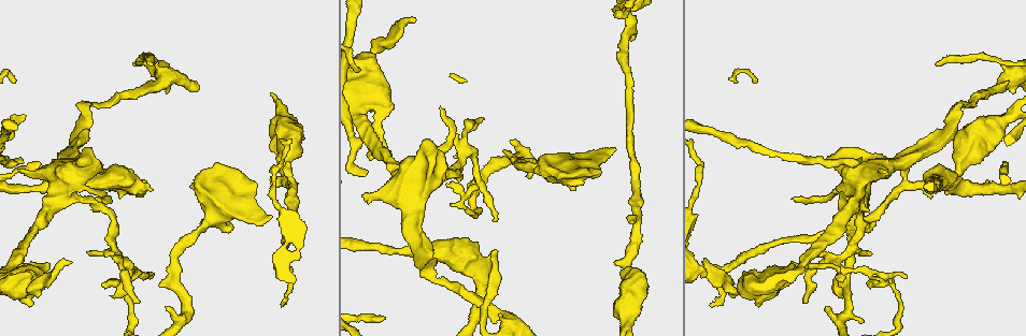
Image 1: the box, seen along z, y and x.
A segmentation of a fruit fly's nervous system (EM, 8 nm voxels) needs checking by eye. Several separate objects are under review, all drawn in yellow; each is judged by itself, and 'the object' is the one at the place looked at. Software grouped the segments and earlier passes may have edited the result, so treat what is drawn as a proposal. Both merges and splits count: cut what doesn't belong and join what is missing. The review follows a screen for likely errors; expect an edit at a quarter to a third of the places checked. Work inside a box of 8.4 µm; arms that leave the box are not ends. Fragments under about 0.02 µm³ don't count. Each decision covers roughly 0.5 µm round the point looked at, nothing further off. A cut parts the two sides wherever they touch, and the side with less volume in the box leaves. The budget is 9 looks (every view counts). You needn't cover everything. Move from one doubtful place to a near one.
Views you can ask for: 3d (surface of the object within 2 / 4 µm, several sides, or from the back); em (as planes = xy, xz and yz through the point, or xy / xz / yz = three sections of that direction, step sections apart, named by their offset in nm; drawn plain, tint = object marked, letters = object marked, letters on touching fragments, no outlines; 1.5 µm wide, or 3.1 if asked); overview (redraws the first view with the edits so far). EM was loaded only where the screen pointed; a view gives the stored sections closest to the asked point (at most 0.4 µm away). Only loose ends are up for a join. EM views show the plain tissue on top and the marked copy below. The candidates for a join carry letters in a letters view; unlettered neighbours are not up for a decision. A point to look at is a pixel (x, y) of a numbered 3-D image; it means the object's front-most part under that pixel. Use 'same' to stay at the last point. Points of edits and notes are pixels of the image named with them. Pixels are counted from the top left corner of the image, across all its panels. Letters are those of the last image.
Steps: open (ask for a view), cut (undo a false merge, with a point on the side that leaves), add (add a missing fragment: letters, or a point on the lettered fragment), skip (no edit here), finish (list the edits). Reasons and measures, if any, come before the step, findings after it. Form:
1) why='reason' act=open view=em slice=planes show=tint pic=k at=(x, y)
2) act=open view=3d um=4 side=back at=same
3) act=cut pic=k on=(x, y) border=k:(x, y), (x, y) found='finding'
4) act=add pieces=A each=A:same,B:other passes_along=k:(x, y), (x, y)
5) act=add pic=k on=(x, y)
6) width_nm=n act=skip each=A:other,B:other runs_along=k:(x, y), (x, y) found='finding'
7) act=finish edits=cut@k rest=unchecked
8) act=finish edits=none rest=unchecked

why='sudden change in width' act=open view=em slice=xy step=8 show=letters pic=1 at=(378, 43)

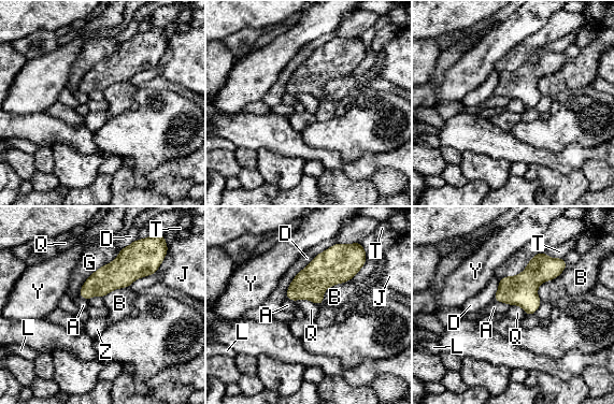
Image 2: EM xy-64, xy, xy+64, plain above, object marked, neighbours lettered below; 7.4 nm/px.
act=skip each=A:other,B:other,D:other,G:other,J:other,L:other,Q:other,T:other,Y:other,Z:other border=2:(568, 264), (538, 287), (541, 301) found='all the same neuron'

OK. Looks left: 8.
why='an open end' act=open view=3d um=4 pic=1 at=(483, 119)

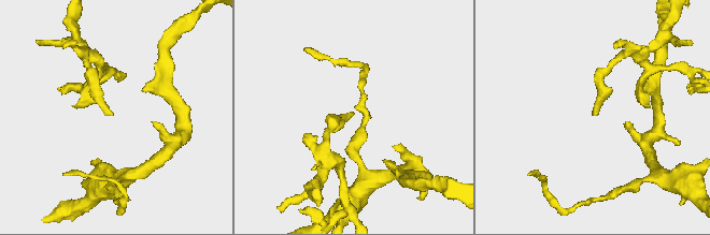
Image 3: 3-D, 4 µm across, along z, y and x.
why='now the EM' act=open view=em slice=planes show=letters pic=3 at=(111, 113)

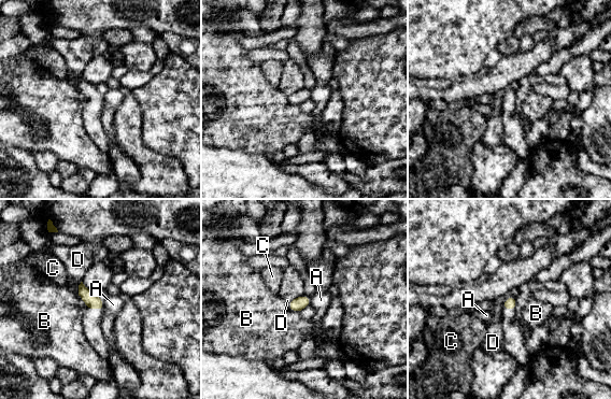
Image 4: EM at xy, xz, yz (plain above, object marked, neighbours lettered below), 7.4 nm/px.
act=skip each=A:other,B:other,C:other,D:other found='none of them fits'

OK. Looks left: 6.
why='sharp bend' act=open view=3d um=2 side=back pic=1 at=(464, 206)

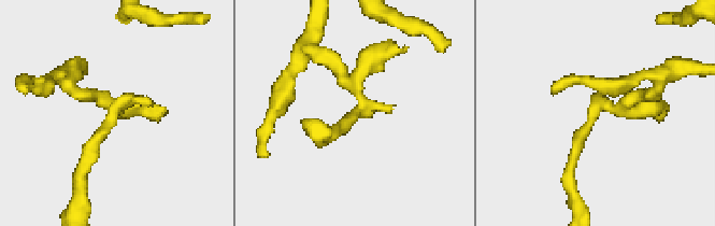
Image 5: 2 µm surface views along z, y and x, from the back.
act=open view=em slice=xy step=8 show=tint pic=5 at=(116, 106)

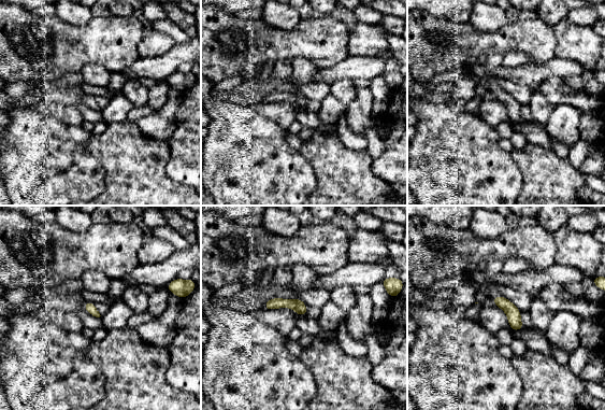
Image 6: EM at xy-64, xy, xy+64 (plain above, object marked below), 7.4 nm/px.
why='cut it another way' act=open view=em slice=planes show=letters at=same

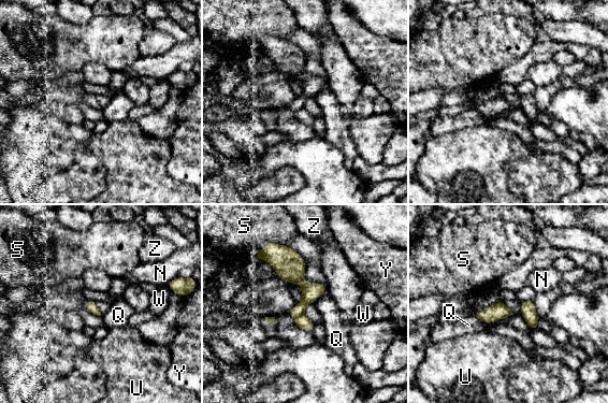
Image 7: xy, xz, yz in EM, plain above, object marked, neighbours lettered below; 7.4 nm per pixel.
width_nm=80 act=cut pic=7 on=(303, 322) each=N:other,Q:other,S:other,U:other,W:other,Y:other,Z:other border=7:(303, 313), (295, 318) found='two neurons meet here'

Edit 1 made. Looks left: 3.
why='an open end' act=open view=em slice=planes show=tint pic=1 at=(289, 162)

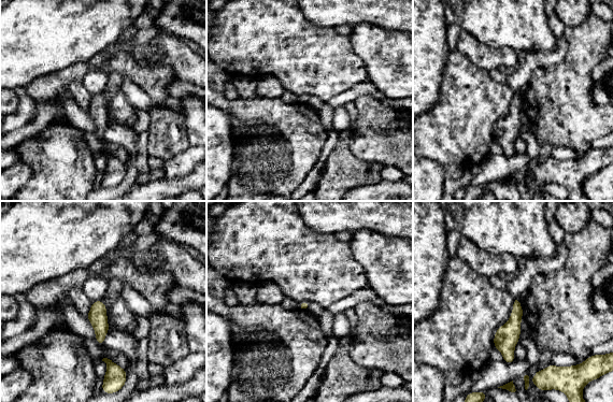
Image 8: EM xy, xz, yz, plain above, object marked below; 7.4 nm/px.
act=open view=em slice=planes show=letters at=same

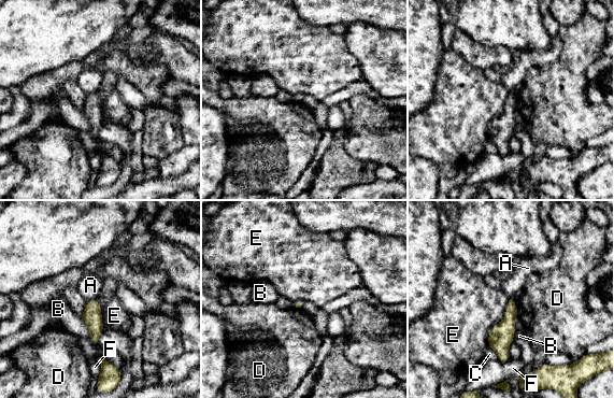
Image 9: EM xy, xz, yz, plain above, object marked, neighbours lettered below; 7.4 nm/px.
act=skip each=A:other,B:other,C:other,D:other,E:other,F:other border=9:(510, 299), (487, 345) found='no lettered fragment goes on from it'

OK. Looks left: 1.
act=finish edits=cut@7 rest=unchecked

